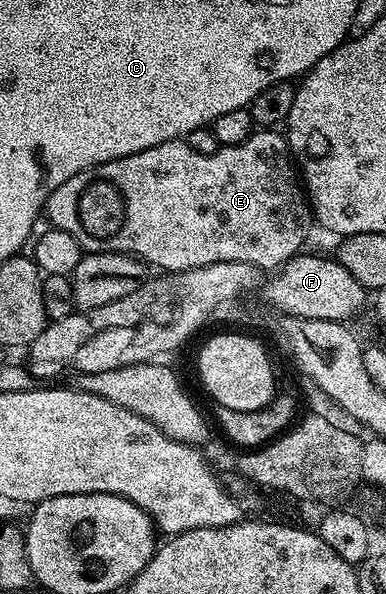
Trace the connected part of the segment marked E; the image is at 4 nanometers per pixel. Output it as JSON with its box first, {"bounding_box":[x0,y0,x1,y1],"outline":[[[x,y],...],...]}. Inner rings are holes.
{"bounding_box":[45,128,313,272],"outline":[[[275,128],[256,129],[249,136],[249,140],[236,146],[220,146],[219,150],[212,154],[193,152],[193,148],[189,148],[186,140],[176,140],[157,144],[153,148],[145,148],[145,152],[133,152],[133,156],[125,156],[117,160],[109,160],[105,164],[97,164],[93,168],[77,172],[77,176],[69,176],[69,180],[65,180],[65,184],[61,184],[61,188],[57,188],[51,193],[45,207],[45,218],[54,229],[69,232],[69,236],[73,236],[86,253],[132,254],[135,258],[142,258],[148,267],[160,266],[160,271],[163,272],[192,270],[229,260],[248,262],[259,267],[260,271],[271,272],[276,268],[282,268],[289,259],[295,257],[306,247],[303,245],[306,244],[307,237],[311,234],[311,226],[313,227],[313,211],[304,187],[301,185],[300,175],[293,165],[293,155],[288,147],[286,137]]]}

